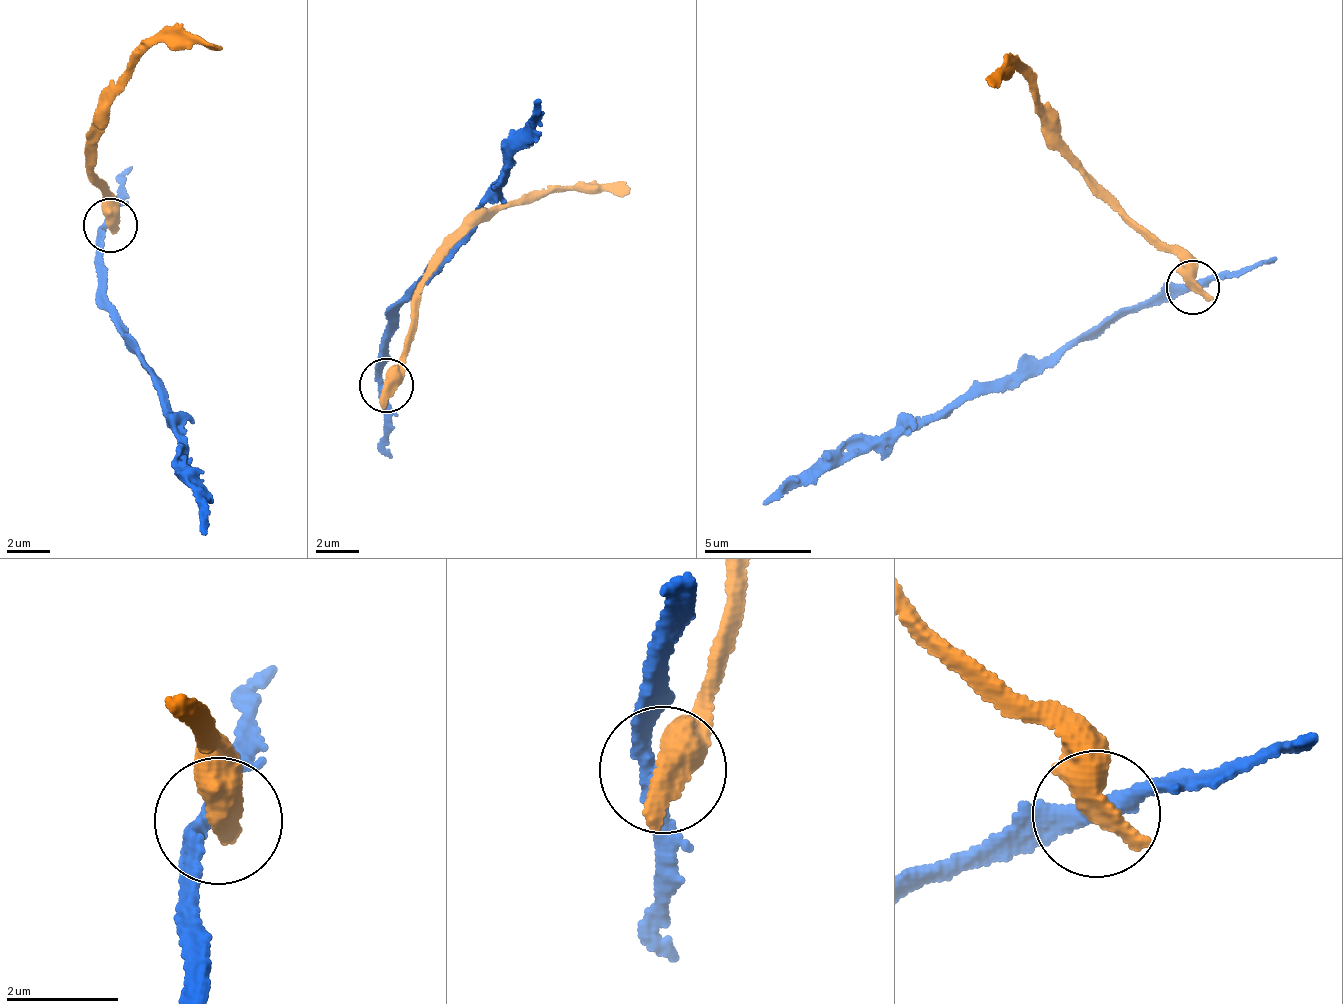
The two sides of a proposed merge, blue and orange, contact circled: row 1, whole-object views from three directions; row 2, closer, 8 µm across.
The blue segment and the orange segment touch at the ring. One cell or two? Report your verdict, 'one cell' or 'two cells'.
two cells

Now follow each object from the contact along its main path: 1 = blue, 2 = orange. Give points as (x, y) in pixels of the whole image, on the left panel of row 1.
1: (109, 226), (96, 237), (100, 282), (162, 410), (208, 536)
2: (109, 226), (109, 206), (86, 149), (106, 114), (106, 88), (155, 43), (219, 51)

